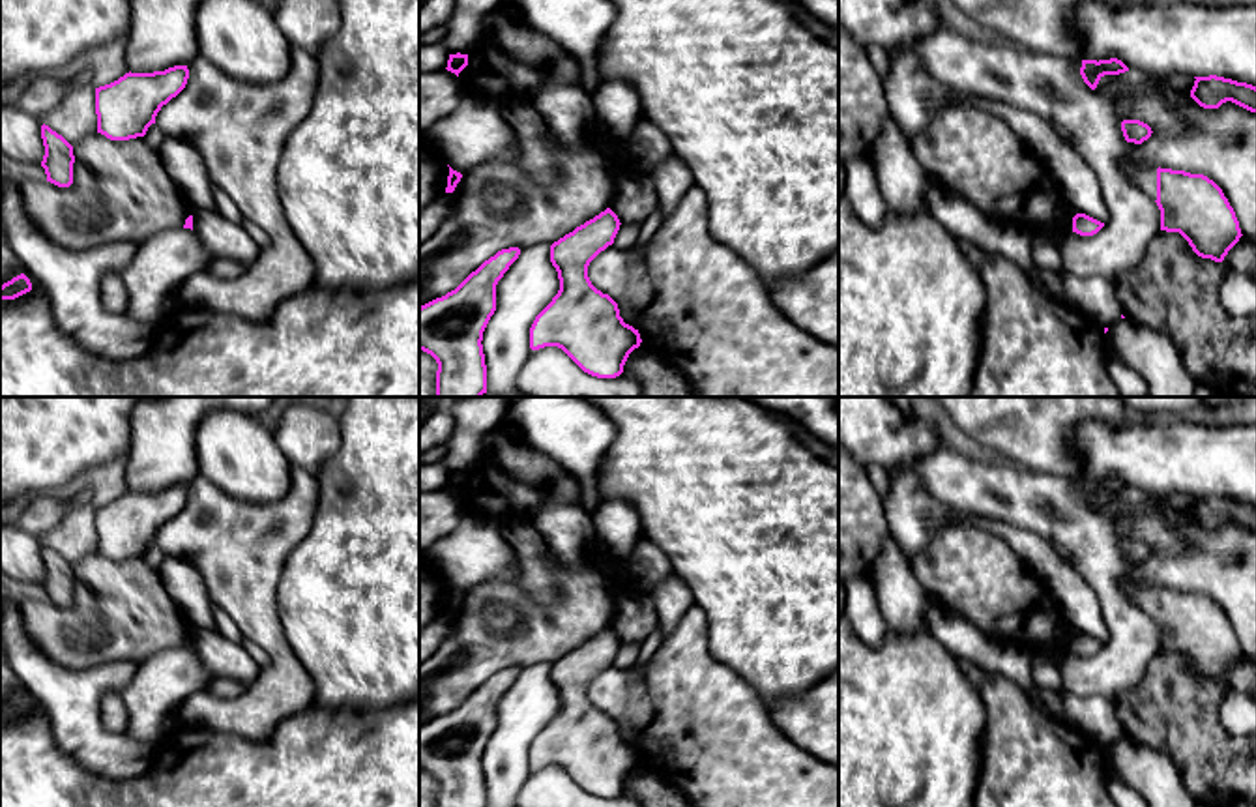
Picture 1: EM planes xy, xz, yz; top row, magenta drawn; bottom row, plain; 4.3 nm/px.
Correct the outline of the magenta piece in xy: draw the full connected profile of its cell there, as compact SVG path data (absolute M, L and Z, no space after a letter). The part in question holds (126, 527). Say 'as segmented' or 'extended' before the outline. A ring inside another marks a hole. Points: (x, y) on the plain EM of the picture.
as segmented | M187 485L153 492L125 492L95 507L97 552L110 560L144 556L163 524L187 504Z

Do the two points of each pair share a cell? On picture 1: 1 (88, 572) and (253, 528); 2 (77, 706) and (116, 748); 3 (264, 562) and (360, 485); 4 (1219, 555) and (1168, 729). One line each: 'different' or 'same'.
1: different
2: same
3: different
4: different

